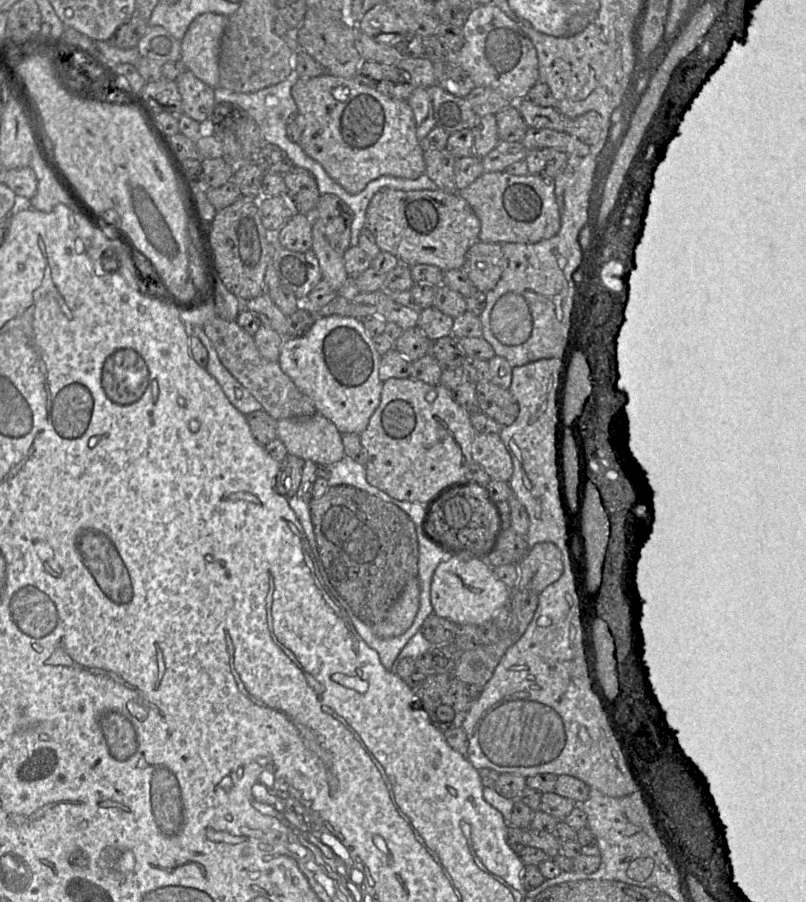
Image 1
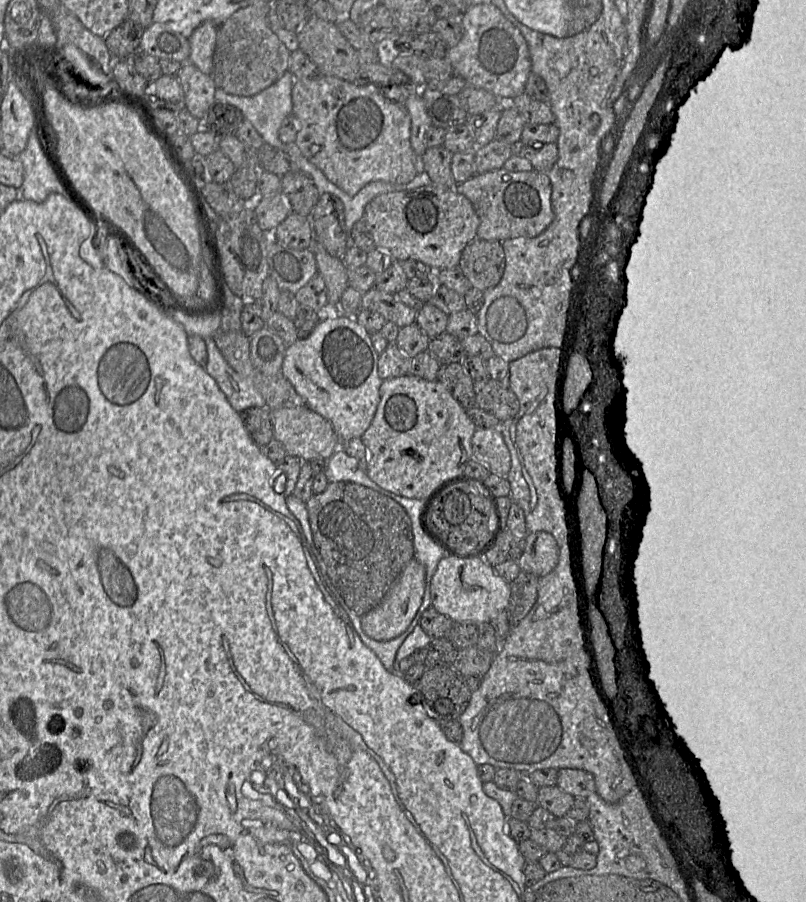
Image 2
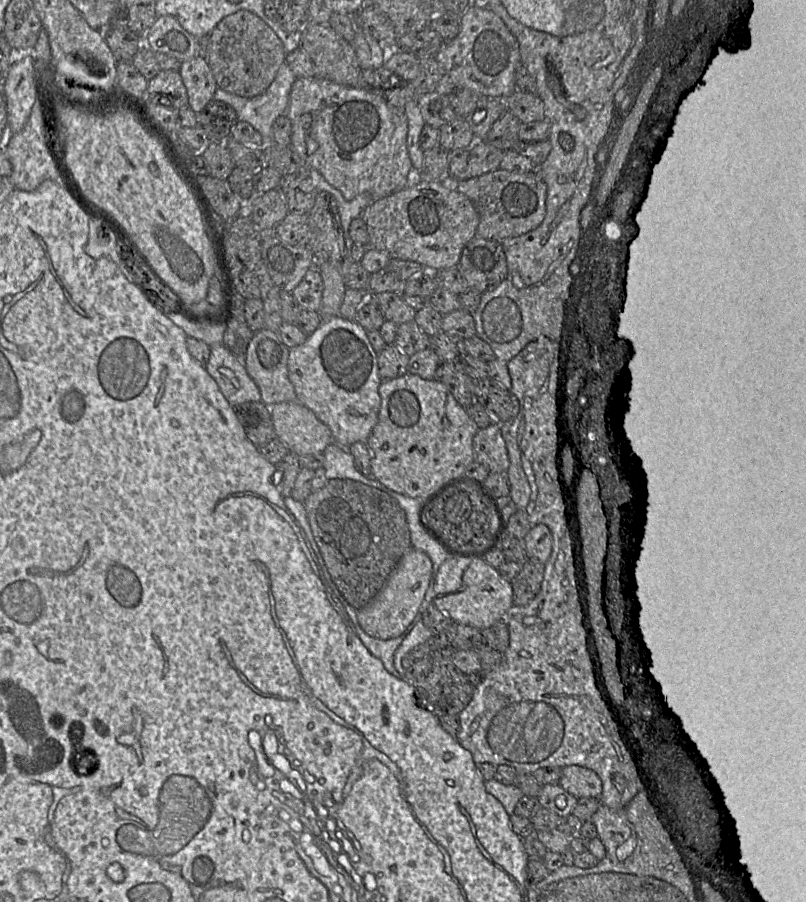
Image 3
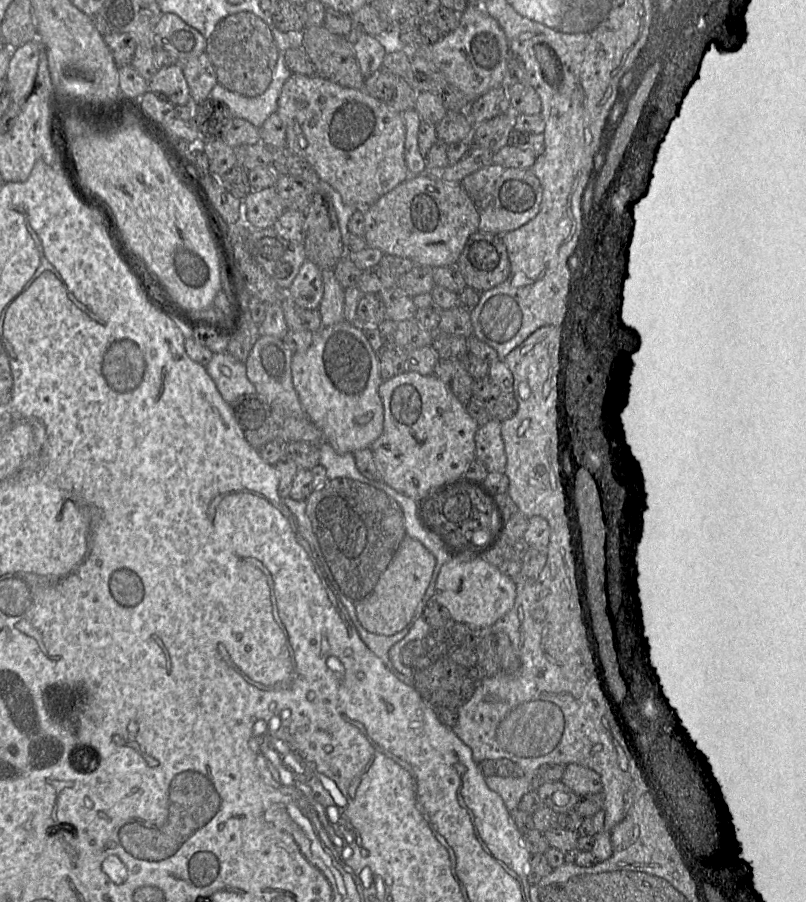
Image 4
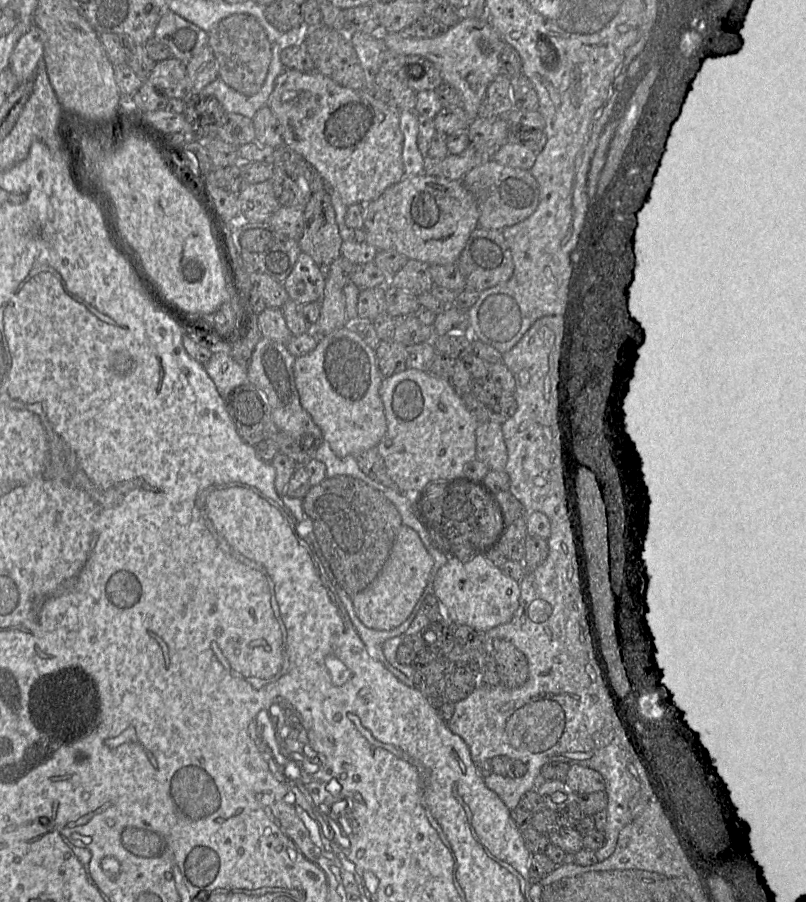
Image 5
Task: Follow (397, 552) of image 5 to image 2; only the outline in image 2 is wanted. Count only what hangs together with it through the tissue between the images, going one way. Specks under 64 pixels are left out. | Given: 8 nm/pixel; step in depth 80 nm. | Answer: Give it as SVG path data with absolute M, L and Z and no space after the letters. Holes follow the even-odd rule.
M412 559L392 584L382 601L367 614L361 616L365 634L376 641L389 641L406 631L417 614L425 591L425 568Z

